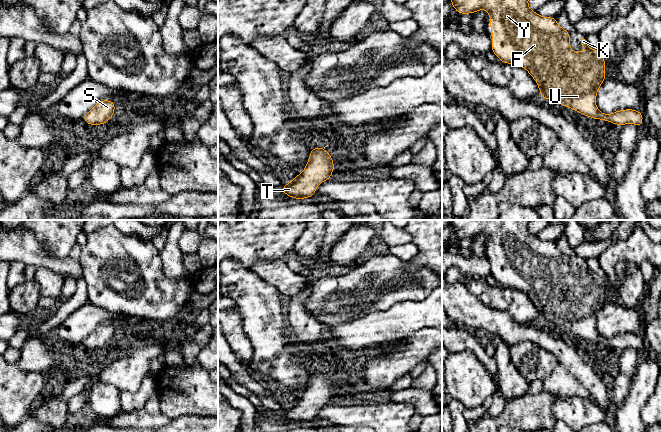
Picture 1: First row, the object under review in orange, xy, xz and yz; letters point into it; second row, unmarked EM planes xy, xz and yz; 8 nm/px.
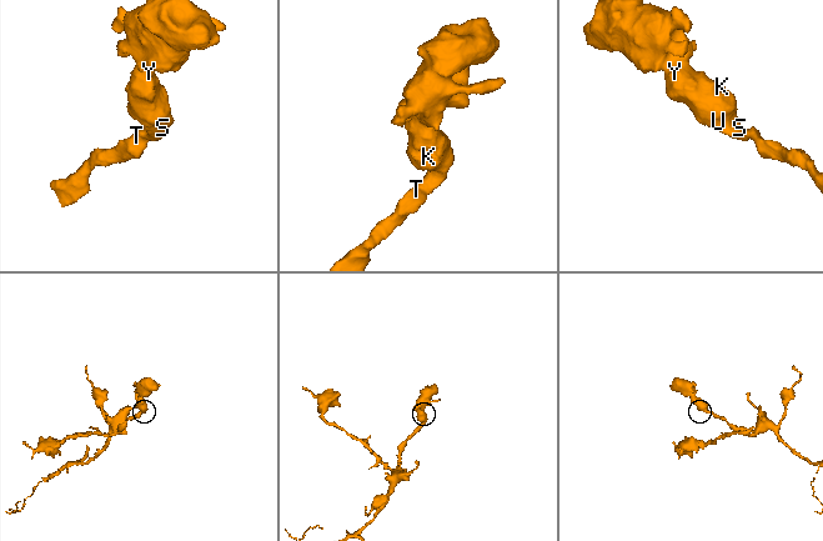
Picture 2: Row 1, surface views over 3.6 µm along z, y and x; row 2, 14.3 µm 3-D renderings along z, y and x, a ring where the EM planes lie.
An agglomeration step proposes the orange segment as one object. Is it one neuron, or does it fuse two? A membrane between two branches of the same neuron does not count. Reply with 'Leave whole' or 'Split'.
Leave whole

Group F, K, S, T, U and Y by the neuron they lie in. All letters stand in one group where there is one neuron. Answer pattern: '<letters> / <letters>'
F K S T U Y

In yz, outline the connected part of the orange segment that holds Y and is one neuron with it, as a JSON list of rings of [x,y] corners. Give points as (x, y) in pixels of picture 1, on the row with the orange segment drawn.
[[[450,0],[450,3],[460,15],[487,10],[492,31],[491,51],[501,62],[526,69],[537,81],[542,98],[554,100],[593,119],[622,127],[627,123],[633,123],[638,128],[642,126],[643,114],[640,111],[625,109],[612,114],[599,111],[596,96],[606,79],[604,57],[595,48],[589,49],[584,38],[581,38],[584,52],[573,52],[570,48],[570,32],[561,28],[555,17],[542,17],[532,11],[528,0]]]

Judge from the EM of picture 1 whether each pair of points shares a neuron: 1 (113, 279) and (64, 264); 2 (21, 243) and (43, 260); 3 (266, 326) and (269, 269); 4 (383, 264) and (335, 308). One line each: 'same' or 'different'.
1: different
2: same
3: different
4: same

